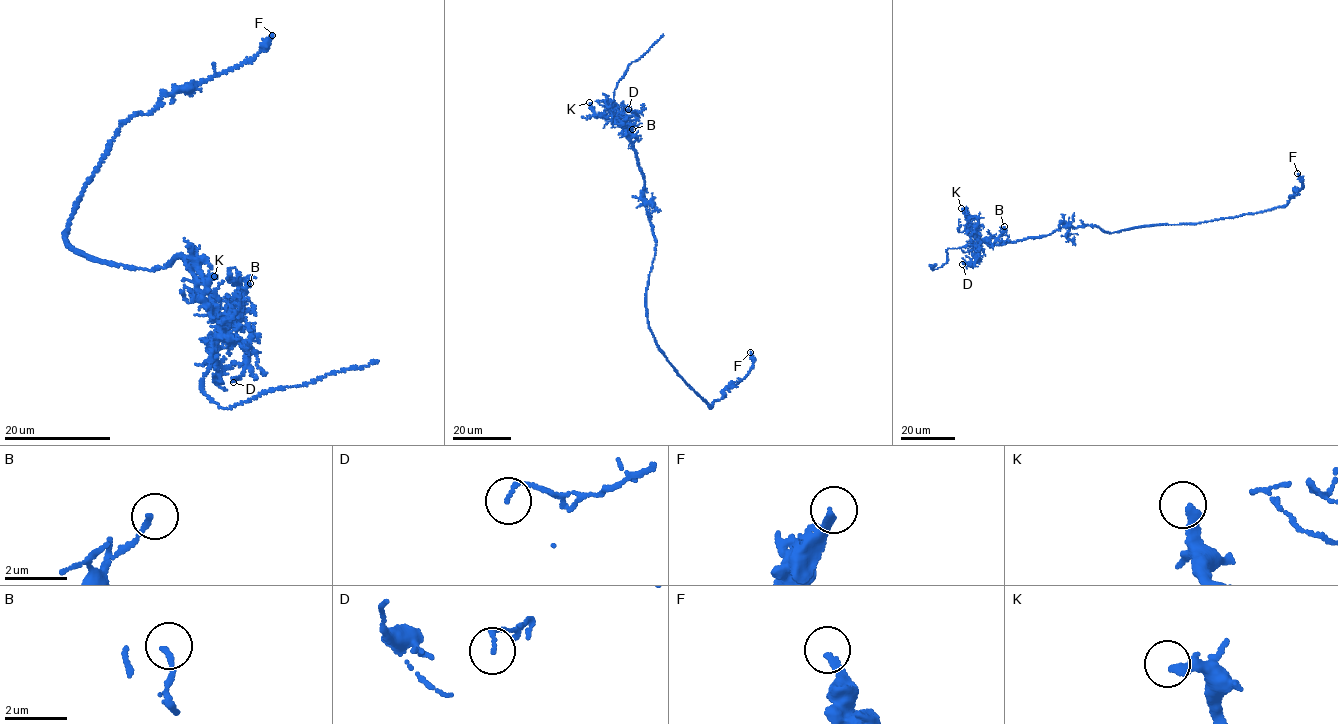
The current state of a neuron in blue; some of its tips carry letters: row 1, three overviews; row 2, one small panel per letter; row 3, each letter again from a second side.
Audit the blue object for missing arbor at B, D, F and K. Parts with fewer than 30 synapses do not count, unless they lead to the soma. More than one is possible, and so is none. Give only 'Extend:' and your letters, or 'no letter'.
Extend: no letter

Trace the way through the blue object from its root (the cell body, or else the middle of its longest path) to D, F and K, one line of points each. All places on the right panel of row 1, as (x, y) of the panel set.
D: (1110, 233), (1088, 225), (1059, 228), (1049, 234), (1011, 242), (988, 244), (982, 241), (977, 259), (962, 264)
F: (1110, 233), (1150, 225), (1198, 223), (1284, 207), (1290, 196), (1293, 197), (1294, 189), (1303, 188), (1297, 173)
K: (1110, 233), (1096, 226), (1067, 227), (1045, 235), (988, 244), (973, 235), (966, 212), (961, 208)

